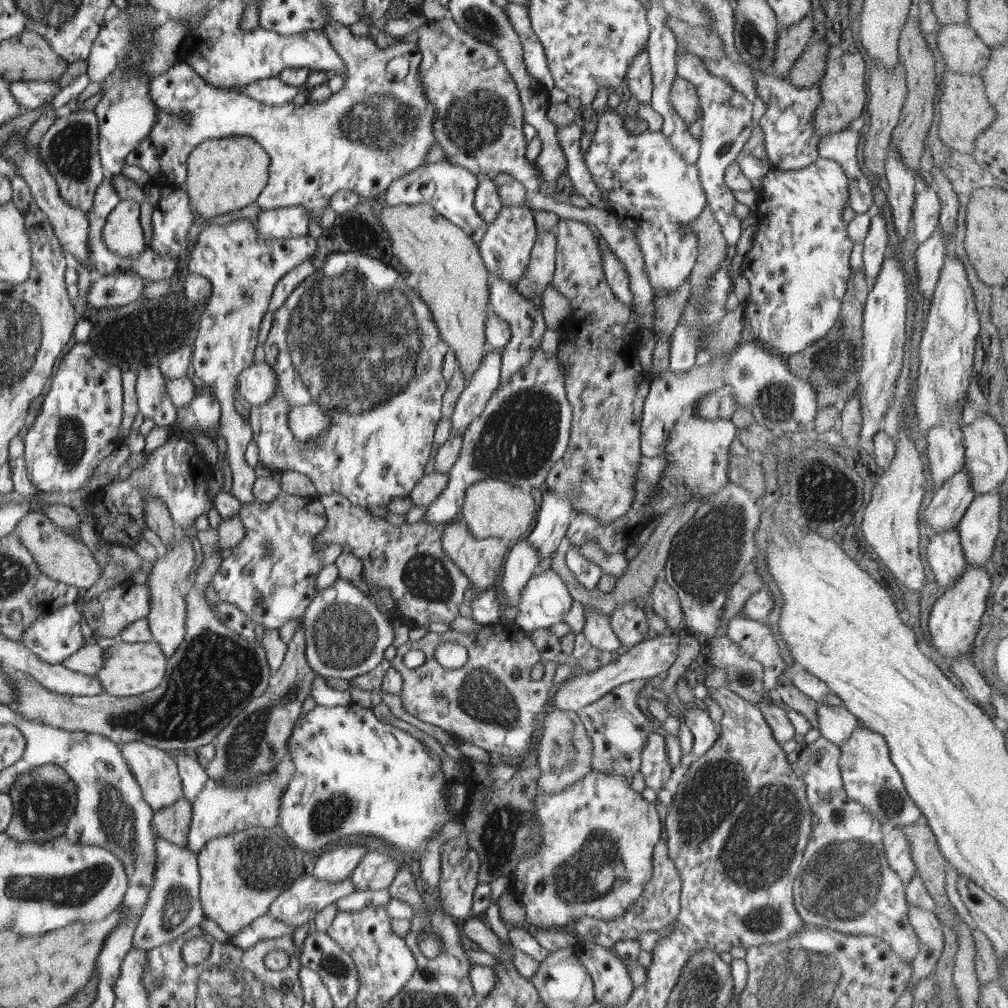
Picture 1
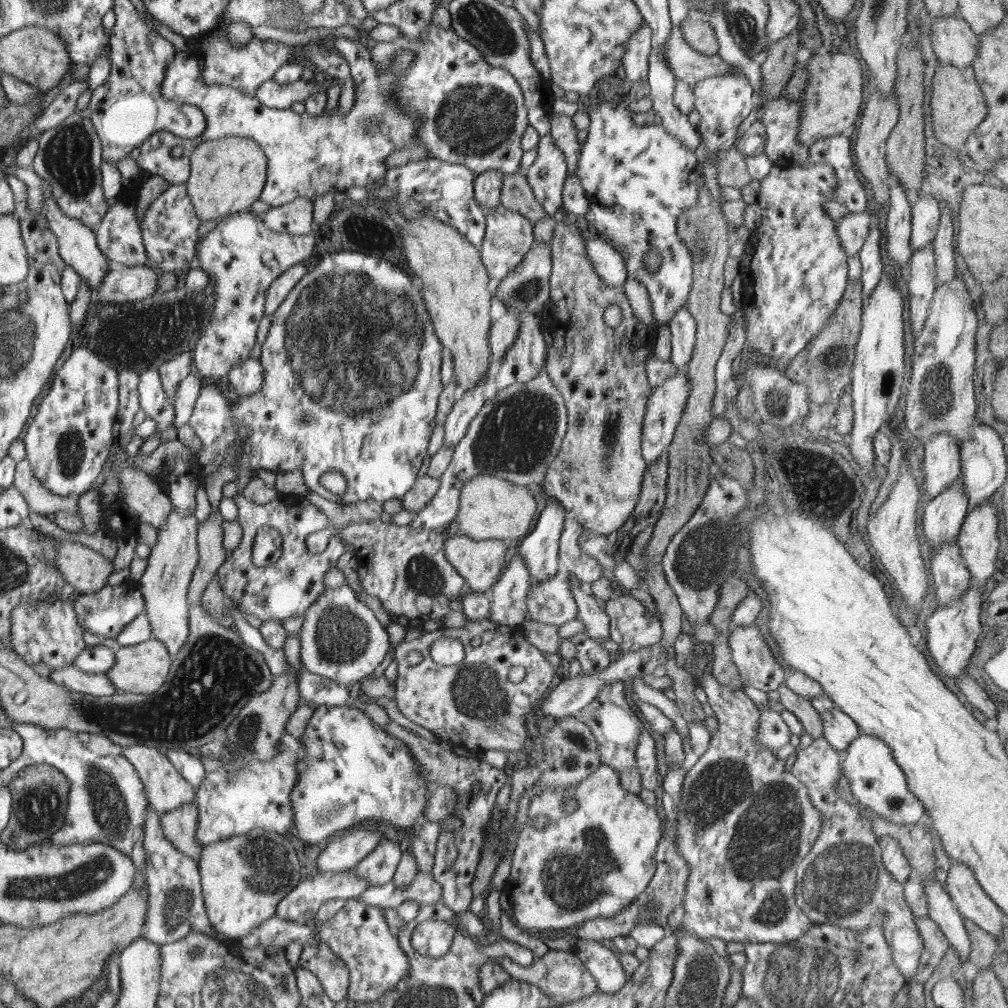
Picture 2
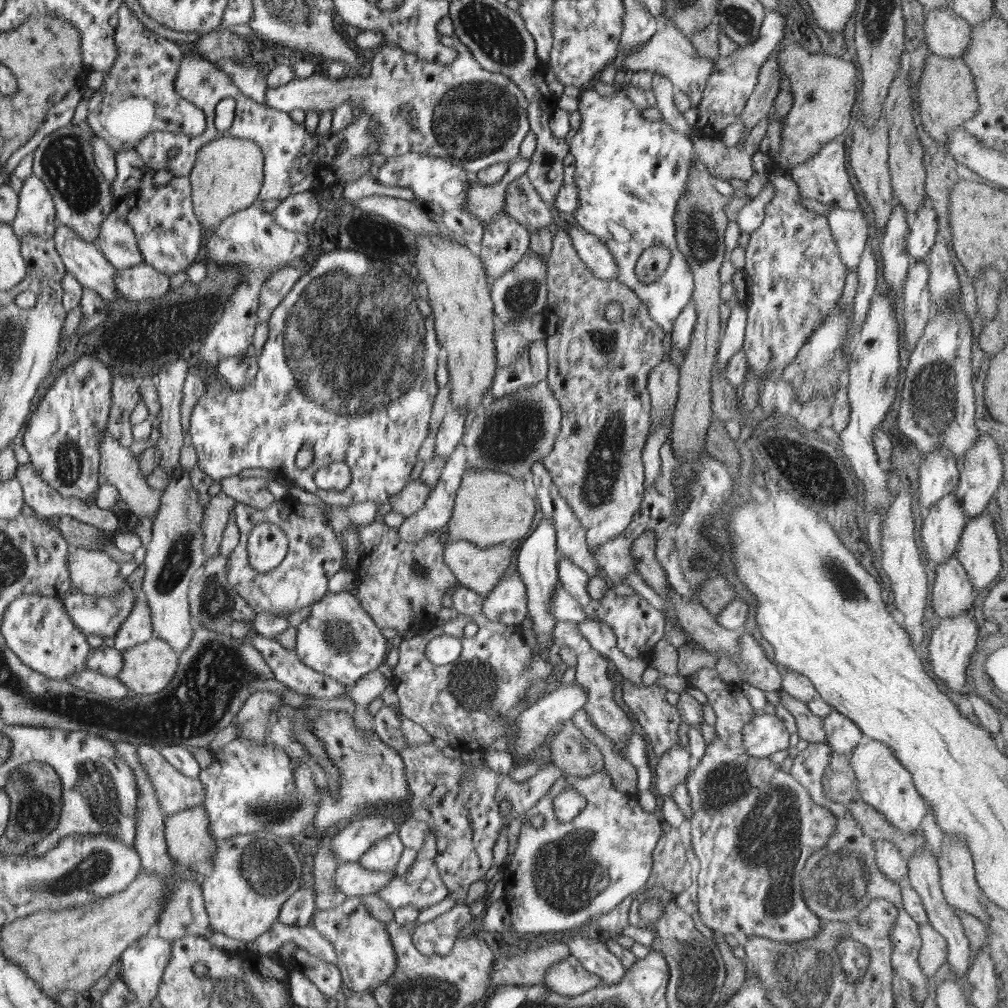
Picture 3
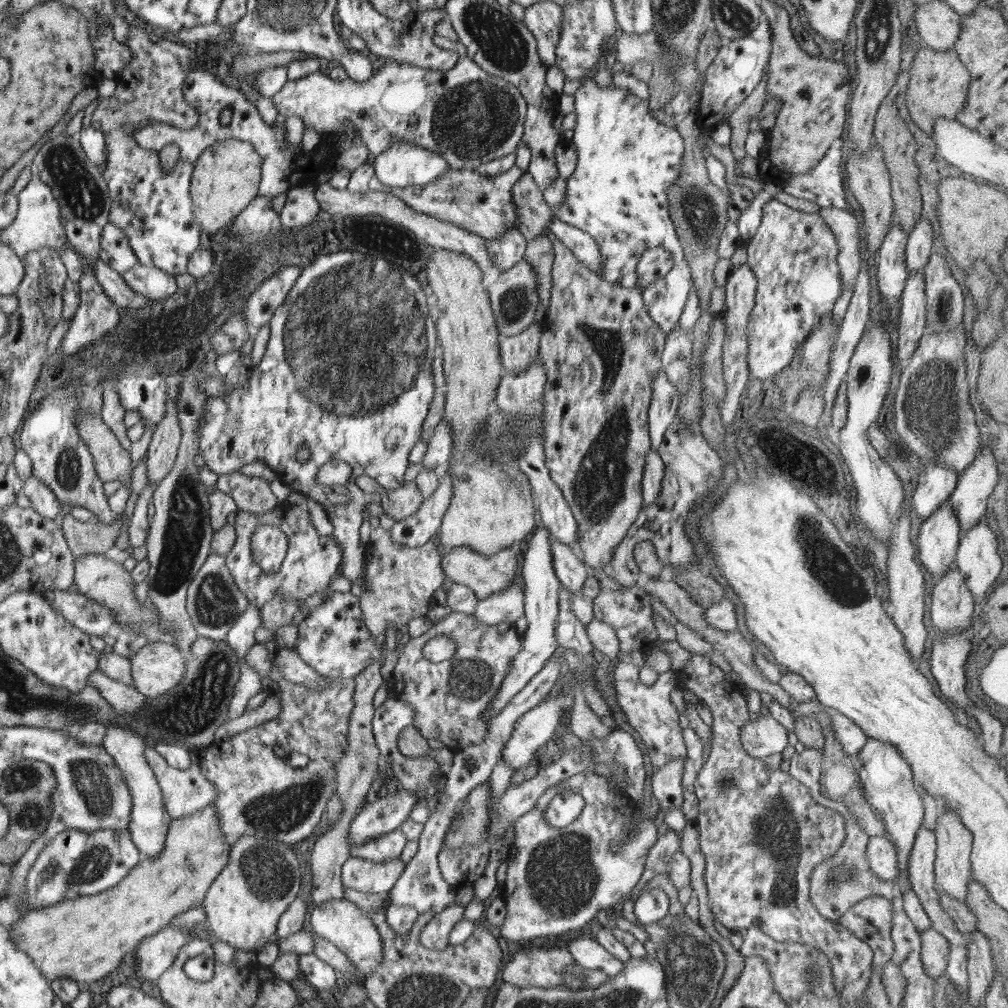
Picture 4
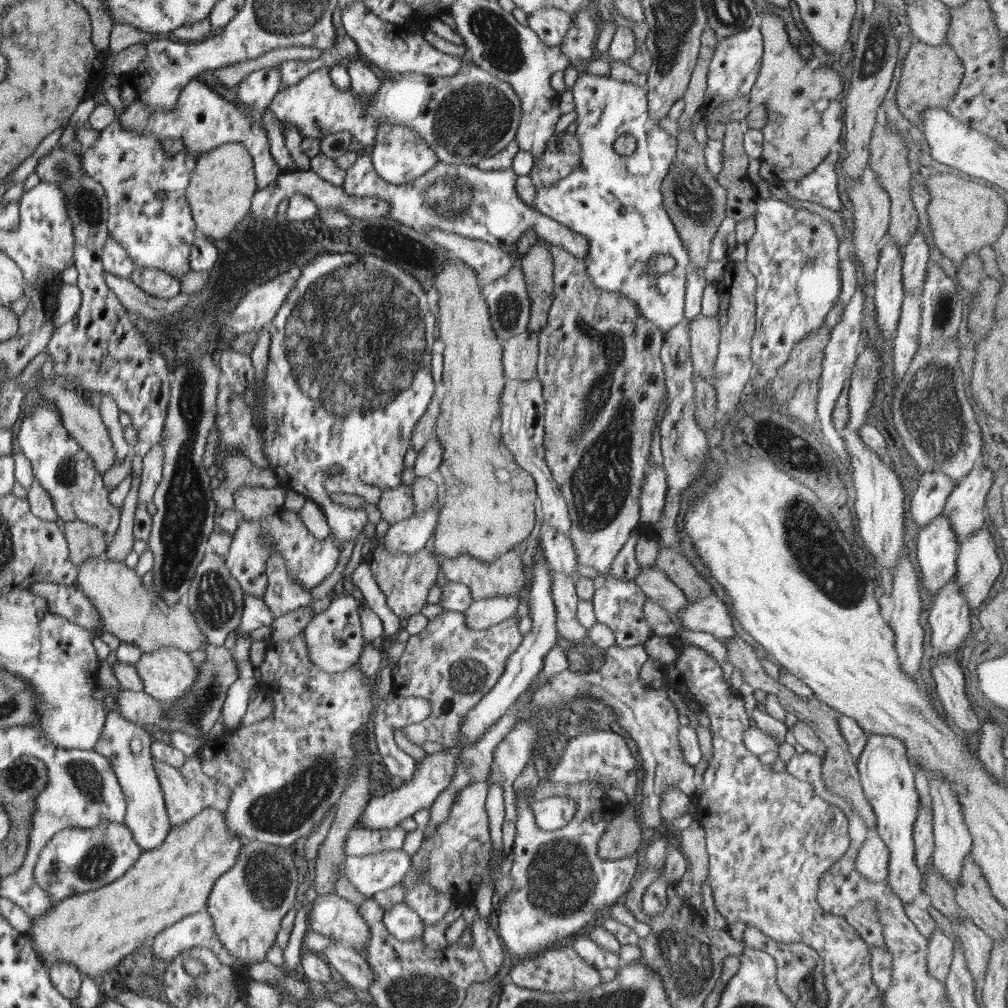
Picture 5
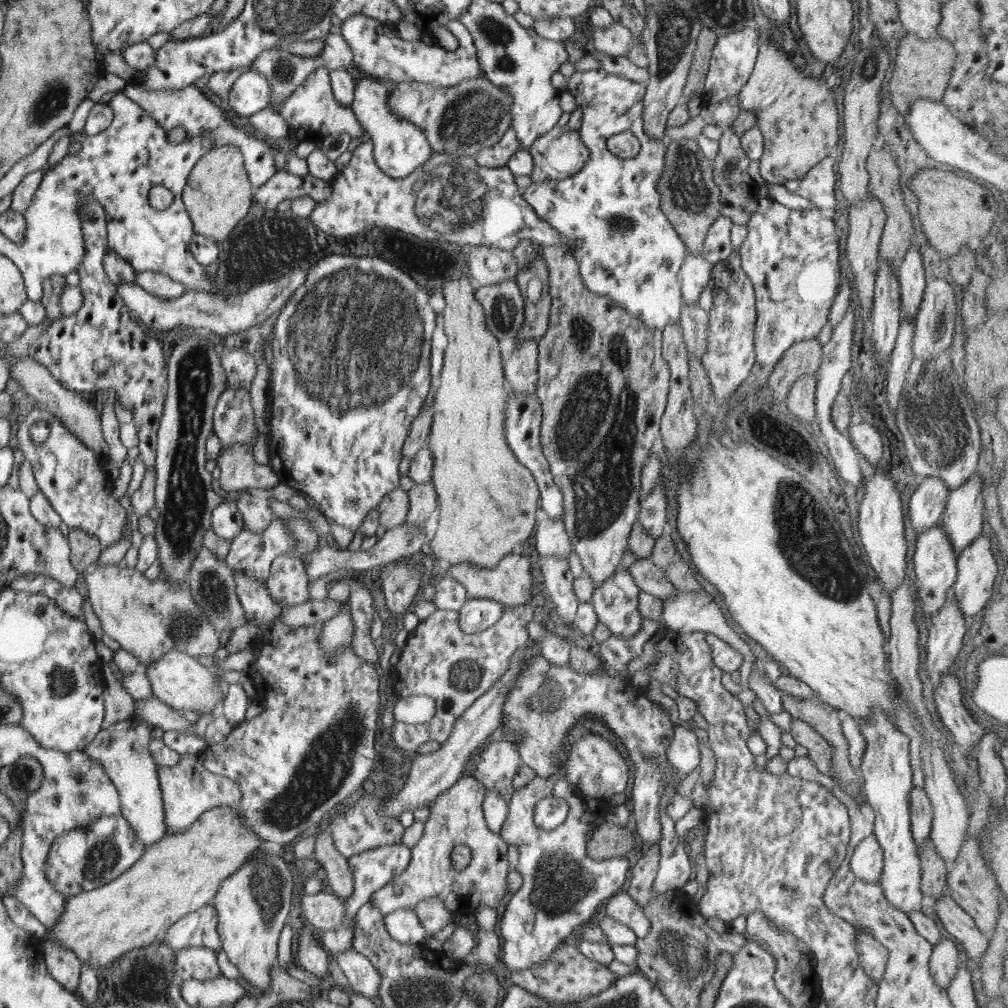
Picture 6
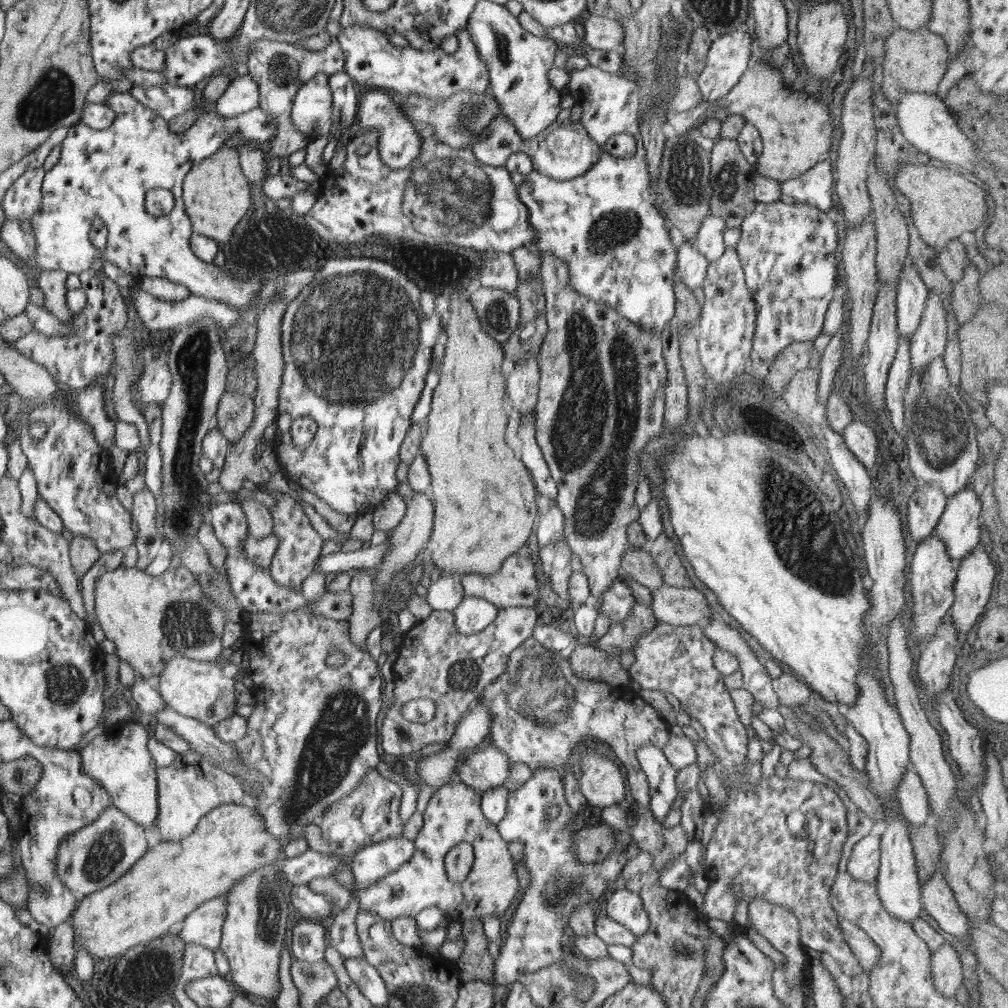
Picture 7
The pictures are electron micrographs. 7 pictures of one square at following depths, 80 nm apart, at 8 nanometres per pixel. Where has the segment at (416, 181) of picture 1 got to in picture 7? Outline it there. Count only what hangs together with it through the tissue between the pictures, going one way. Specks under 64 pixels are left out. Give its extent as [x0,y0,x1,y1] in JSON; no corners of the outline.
[357,87,422,170]

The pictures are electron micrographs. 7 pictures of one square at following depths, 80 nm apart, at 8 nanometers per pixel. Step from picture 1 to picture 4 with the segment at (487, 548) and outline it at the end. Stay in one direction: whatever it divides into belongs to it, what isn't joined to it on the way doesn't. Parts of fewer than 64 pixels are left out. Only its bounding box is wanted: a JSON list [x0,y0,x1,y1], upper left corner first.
[441,546,519,600]

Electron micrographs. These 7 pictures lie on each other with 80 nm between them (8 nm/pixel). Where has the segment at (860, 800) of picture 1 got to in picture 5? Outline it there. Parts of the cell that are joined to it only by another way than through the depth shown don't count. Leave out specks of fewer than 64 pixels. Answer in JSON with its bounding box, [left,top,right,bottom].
[857,735,922,908]

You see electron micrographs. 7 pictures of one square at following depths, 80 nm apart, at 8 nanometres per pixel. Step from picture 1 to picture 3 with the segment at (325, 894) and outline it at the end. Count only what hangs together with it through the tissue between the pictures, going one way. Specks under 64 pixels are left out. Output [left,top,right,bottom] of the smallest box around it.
[280,862,396,927]

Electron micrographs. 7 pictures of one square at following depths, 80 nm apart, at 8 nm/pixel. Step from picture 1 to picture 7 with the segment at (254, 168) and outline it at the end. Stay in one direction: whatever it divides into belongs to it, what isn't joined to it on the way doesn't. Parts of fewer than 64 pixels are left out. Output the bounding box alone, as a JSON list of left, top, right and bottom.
[183,148,250,243]

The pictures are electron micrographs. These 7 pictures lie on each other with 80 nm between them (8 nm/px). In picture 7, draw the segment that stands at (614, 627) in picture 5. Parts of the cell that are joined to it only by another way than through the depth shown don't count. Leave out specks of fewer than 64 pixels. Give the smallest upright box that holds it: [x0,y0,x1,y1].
[599,576,635,624]

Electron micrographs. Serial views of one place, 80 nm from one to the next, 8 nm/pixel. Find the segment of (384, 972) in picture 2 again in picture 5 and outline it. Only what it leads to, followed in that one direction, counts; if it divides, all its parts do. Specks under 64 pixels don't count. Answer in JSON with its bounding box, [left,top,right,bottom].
[308,893,370,953]

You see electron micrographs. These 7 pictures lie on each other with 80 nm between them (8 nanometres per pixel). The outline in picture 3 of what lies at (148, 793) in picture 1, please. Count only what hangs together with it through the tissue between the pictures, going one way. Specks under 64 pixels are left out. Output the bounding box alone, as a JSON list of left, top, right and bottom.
[136,745,206,817]

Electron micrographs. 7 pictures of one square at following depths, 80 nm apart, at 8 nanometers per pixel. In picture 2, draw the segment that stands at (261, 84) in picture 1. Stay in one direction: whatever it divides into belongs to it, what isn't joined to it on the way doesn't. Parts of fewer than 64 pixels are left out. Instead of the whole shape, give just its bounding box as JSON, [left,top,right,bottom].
[255,78,329,109]

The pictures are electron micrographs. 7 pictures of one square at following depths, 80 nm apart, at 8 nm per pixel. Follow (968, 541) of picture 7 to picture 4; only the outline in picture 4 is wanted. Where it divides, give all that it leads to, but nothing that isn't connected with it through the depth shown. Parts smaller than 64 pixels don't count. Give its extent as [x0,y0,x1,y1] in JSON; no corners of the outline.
[948,446,998,533]

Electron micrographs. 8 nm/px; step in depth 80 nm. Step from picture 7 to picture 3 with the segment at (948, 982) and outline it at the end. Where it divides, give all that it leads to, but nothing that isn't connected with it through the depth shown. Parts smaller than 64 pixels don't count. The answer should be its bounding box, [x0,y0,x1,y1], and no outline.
[919,922,947,977]

